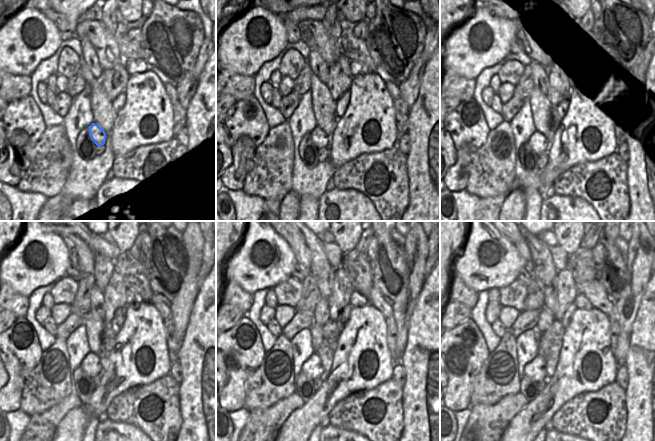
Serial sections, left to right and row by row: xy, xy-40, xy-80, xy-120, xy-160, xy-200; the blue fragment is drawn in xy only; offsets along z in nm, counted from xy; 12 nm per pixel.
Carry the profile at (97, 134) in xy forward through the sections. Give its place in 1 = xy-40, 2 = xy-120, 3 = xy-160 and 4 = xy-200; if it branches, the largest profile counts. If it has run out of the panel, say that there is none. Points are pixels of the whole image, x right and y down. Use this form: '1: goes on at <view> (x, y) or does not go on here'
1: goes on at xy-40 (319, 137)
2: goes on at xy-120 (91, 365)
3: goes on at xy-160 (312, 368)
4: goes on at xy-200 (536, 369)

